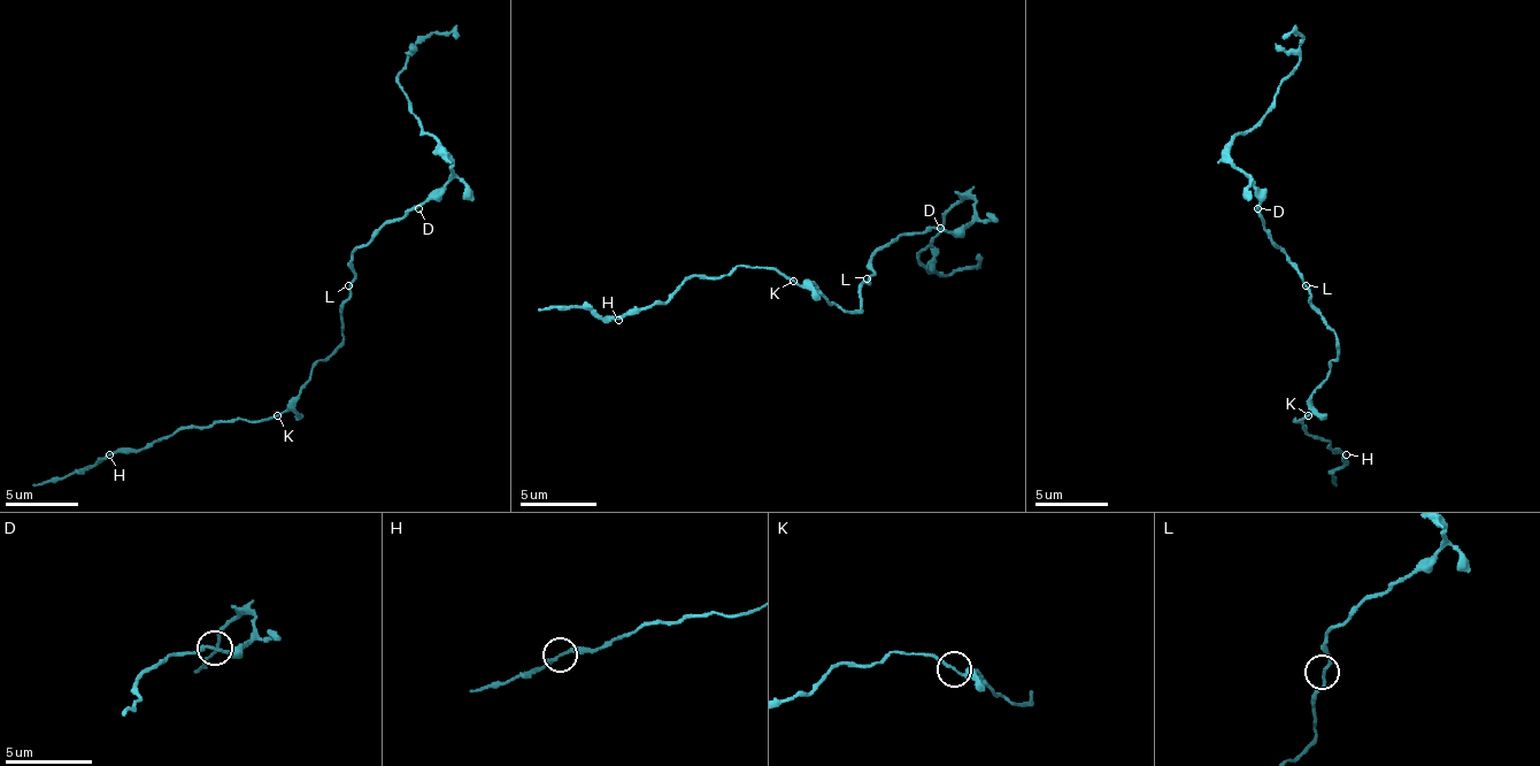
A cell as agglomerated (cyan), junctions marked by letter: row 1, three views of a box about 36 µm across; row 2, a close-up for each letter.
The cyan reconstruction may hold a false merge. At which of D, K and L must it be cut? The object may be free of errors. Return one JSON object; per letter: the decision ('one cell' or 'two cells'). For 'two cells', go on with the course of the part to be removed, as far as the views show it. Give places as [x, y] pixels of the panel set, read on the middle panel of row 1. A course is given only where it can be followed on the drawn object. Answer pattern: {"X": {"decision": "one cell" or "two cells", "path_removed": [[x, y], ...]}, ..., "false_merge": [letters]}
{"D": {"decision": "one cell"}, "K": {"decision": "one cell"}, "L": {"decision": "one cell"}, "false_merge": []}

